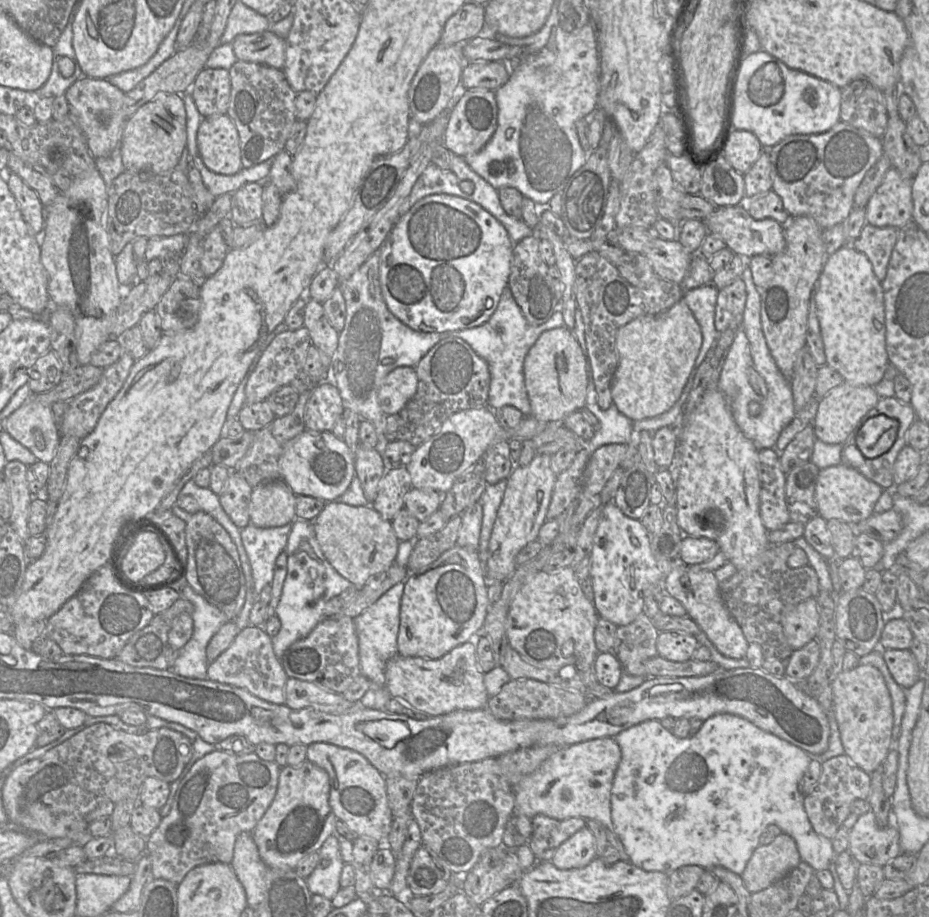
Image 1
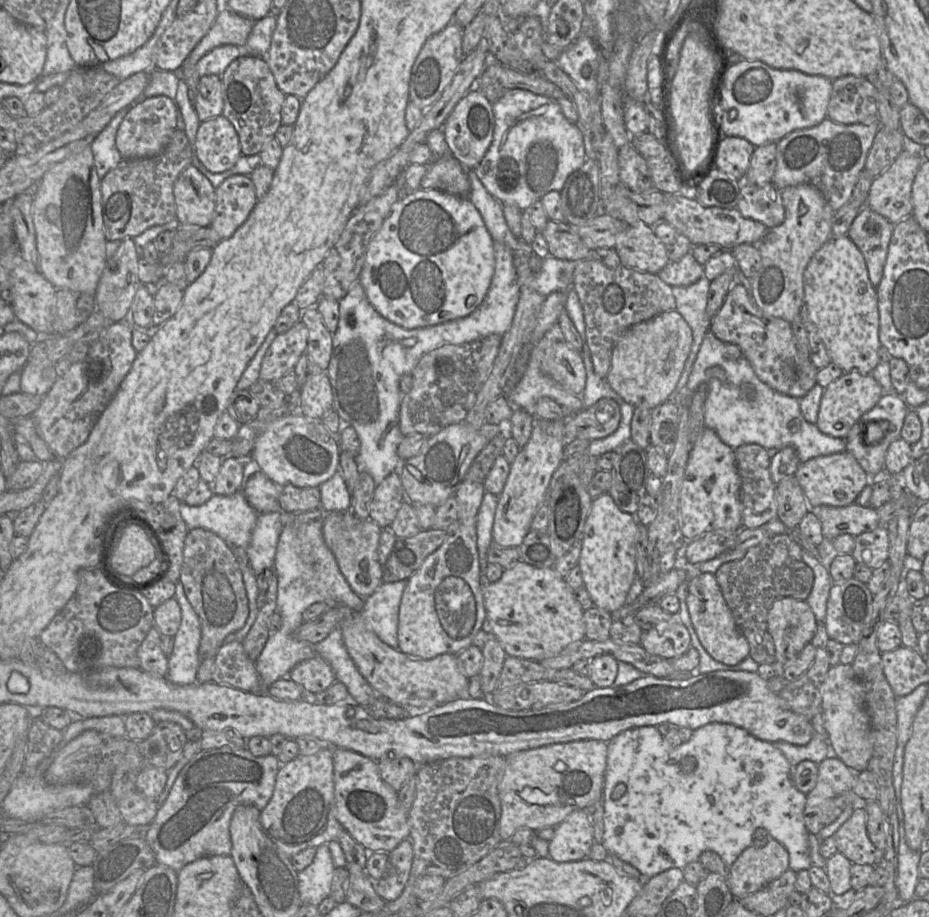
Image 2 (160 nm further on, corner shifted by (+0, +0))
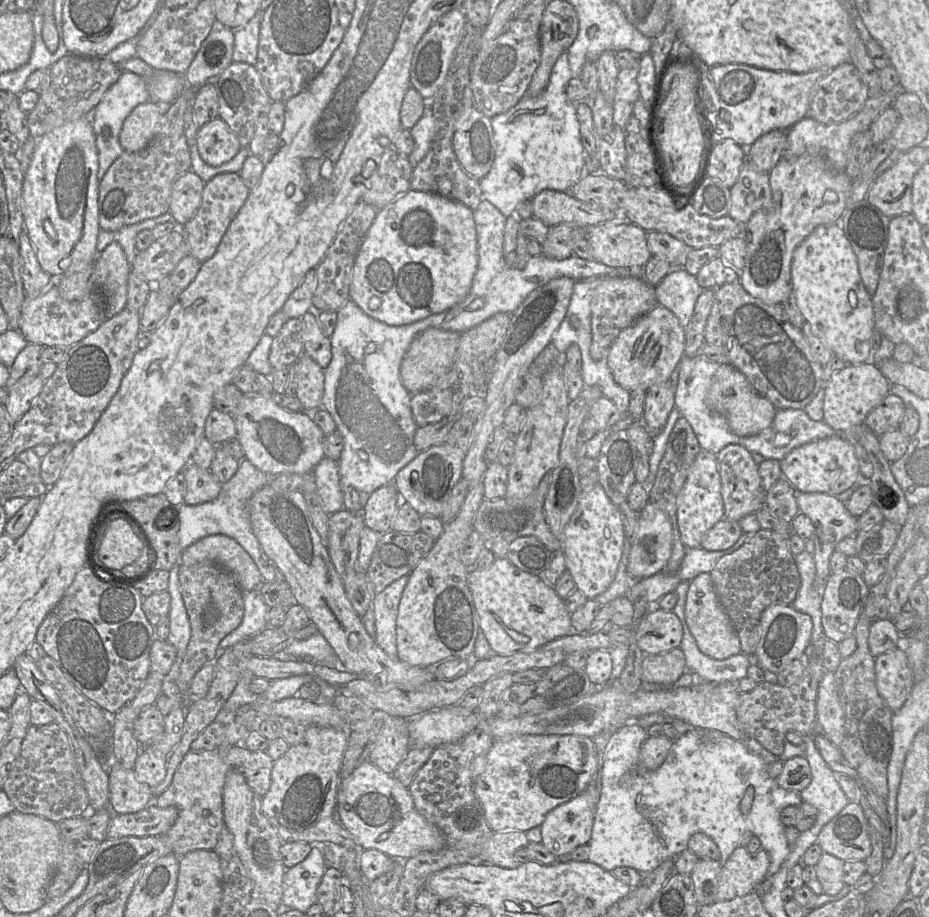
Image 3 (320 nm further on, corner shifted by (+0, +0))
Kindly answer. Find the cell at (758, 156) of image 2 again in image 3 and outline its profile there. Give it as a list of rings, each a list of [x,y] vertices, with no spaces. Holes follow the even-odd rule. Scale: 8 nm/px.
[[[772,130],[758,138],[747,149],[747,160],[759,170],[770,172],[784,157],[788,130]]]

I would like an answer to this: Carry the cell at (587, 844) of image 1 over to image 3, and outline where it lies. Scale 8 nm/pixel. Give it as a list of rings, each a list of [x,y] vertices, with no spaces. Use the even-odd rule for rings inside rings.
[[[586,790],[551,810],[541,825],[542,844],[558,858],[590,841],[595,809]]]

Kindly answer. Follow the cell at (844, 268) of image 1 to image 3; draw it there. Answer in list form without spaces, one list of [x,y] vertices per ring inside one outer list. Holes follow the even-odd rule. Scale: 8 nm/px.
[[[839,223],[819,225],[794,251],[792,292],[812,333],[847,364],[862,364],[872,357],[874,312],[852,246]]]

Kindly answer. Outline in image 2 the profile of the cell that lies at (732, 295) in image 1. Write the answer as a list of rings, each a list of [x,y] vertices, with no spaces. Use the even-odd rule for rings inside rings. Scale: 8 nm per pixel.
[[[735,282],[729,289],[721,308],[712,318],[710,331],[722,342],[737,345],[756,376],[781,394],[800,399],[817,384],[818,369],[809,358],[799,354],[790,323],[765,315],[739,282]]]

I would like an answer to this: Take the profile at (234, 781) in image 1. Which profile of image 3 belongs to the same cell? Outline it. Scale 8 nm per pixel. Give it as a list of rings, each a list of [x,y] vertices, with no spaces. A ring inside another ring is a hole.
[[[244,745],[208,751],[190,750],[177,767],[167,789],[150,803],[159,808],[177,808],[177,819],[165,833],[172,854],[180,858],[194,850],[213,850],[216,847],[224,827],[223,787],[226,775],[231,769],[238,769],[244,775],[248,786],[262,798],[270,789],[273,765],[274,761],[266,751],[250,751]]]

